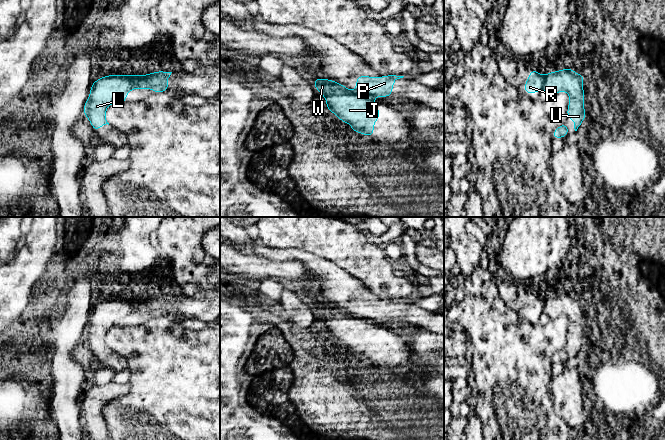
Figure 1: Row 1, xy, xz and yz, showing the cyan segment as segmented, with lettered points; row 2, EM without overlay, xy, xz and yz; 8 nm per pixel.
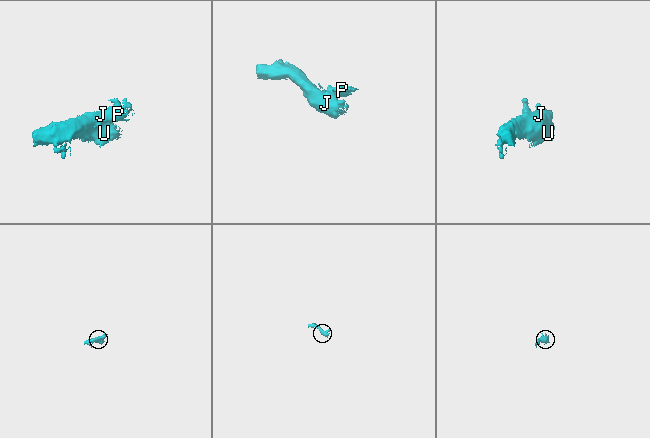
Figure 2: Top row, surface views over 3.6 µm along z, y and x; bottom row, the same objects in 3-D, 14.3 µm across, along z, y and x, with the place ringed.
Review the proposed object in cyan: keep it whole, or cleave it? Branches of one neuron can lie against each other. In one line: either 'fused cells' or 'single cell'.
fused cells

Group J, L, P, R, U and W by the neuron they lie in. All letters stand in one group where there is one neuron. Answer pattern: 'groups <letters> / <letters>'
groups J L U W / P R

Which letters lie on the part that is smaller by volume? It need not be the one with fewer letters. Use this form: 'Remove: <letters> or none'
Remove: P, R

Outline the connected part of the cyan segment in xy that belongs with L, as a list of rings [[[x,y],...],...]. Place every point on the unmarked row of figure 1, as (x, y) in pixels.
[[[129,298],[106,299],[92,307],[82,336],[89,343],[95,357],[104,349],[109,349],[105,340],[107,331],[110,328],[125,327],[127,317],[137,312],[137,305]]]

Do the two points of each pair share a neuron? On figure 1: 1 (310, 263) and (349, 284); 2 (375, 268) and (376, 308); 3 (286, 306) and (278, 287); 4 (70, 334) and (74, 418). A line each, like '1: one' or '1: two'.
1: one
2: two
3: two
4: one

